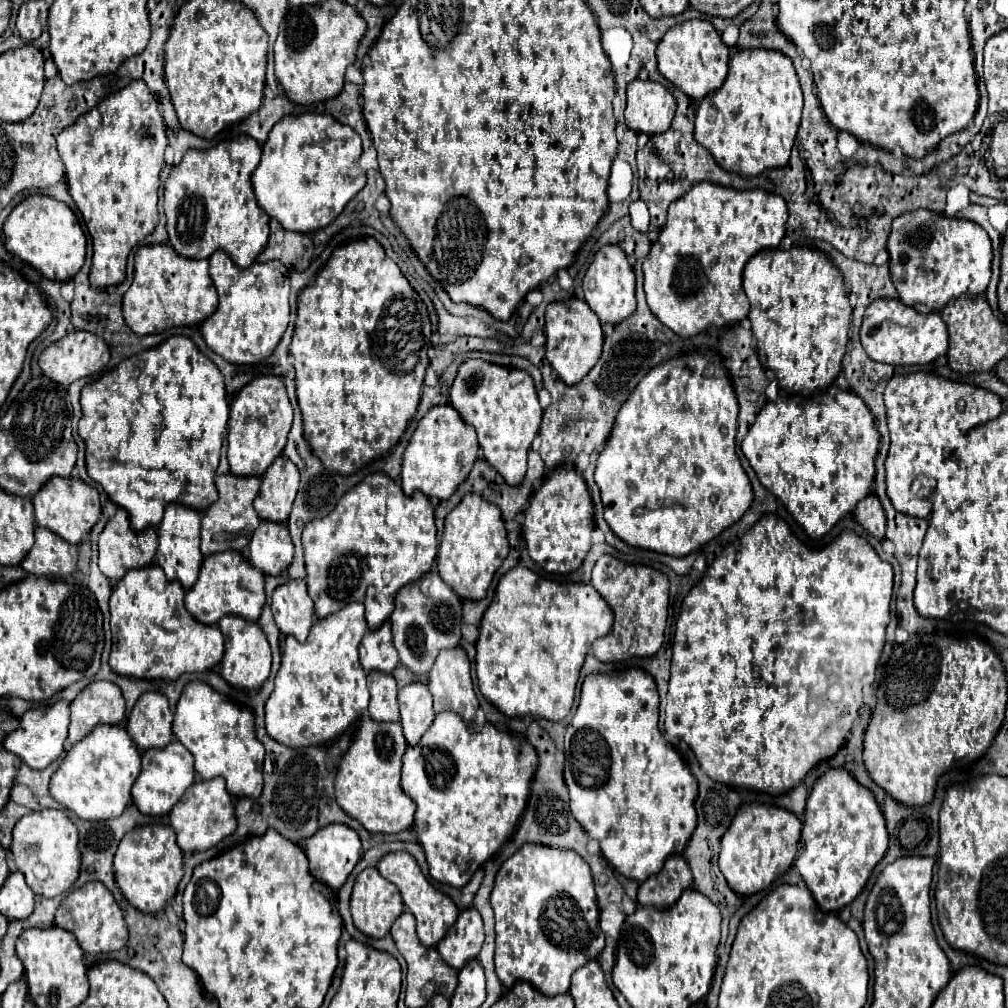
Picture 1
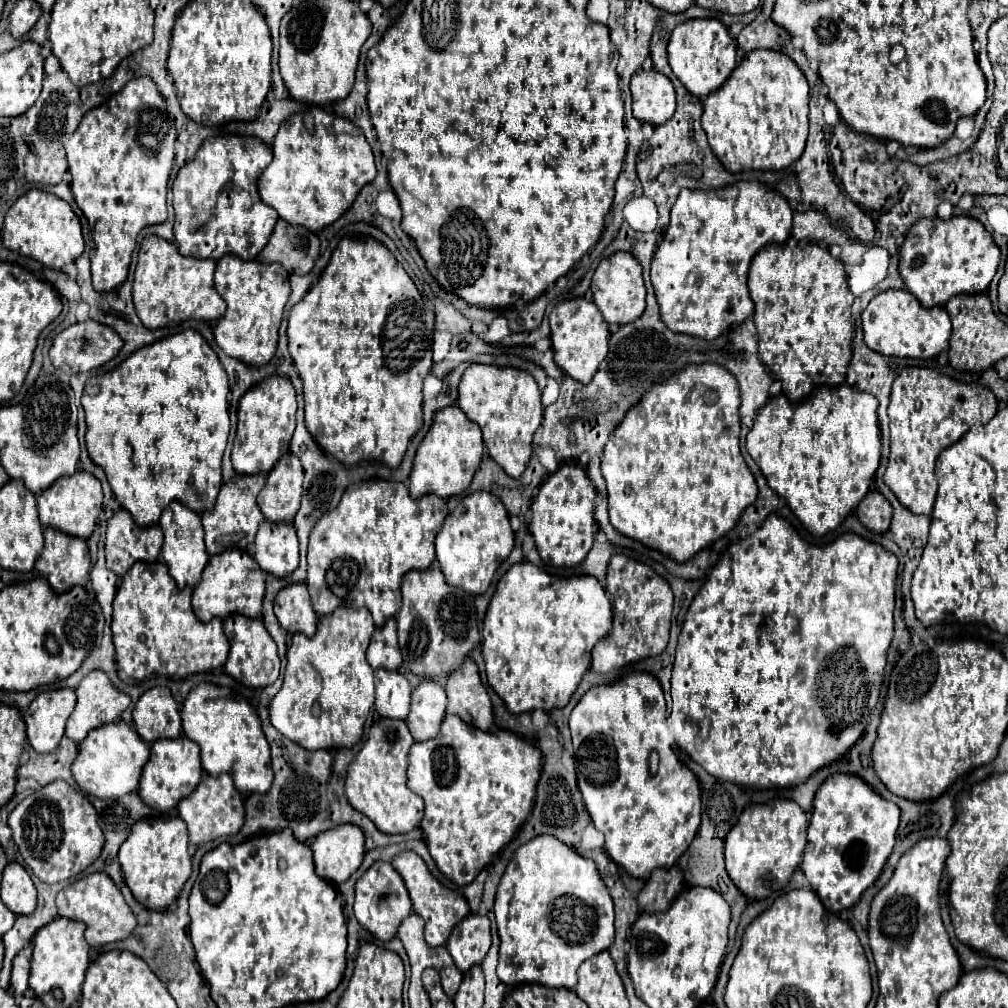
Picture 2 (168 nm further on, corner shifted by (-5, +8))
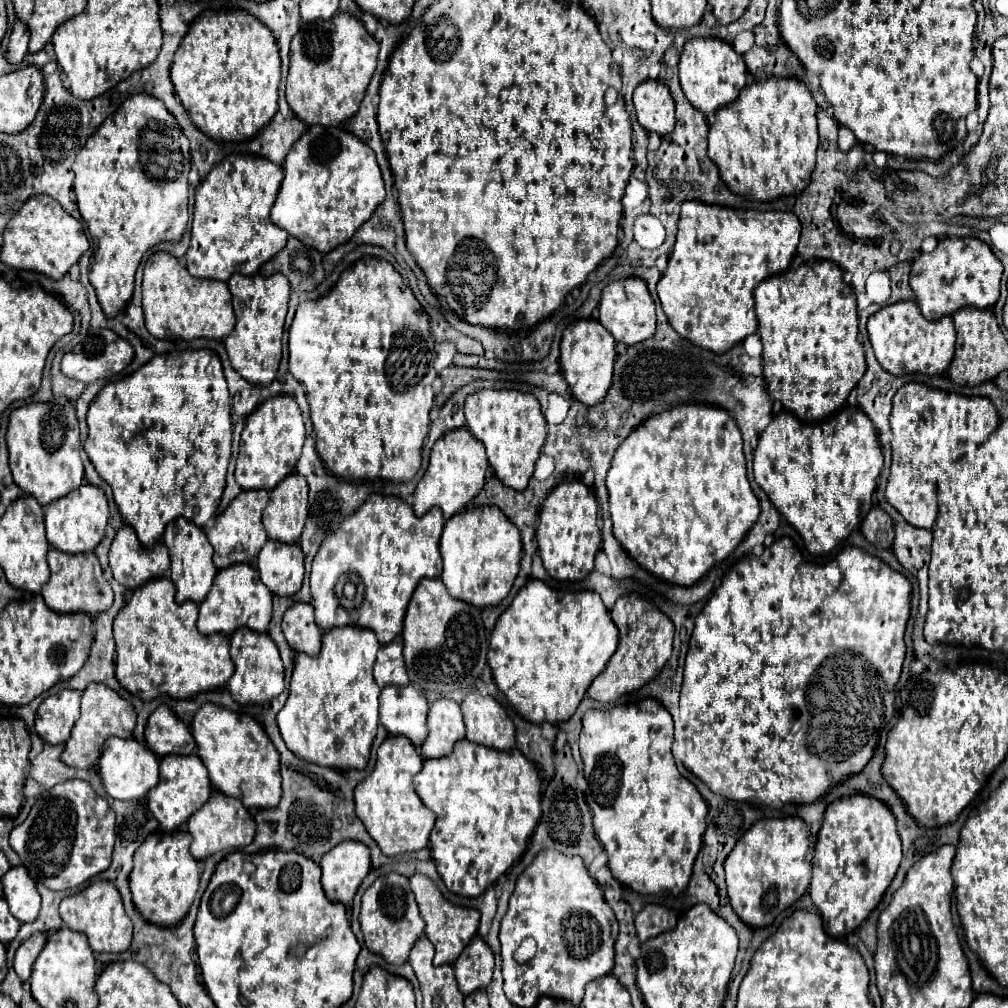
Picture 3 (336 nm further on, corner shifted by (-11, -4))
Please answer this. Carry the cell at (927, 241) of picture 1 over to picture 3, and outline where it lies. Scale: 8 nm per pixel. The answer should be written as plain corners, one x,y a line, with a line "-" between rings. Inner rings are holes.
942,238
934,252
920,254
912,262
910,288
926,320
940,320
952,316
964,306
992,308
1000,296
1002,262
994,256
990,246
978,238

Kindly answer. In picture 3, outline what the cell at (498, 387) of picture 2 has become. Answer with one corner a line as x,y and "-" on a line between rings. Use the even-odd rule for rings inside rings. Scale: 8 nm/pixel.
478,390
468,396
464,412
466,428
476,440
484,442
496,478
514,490
524,490
546,442
546,418
540,402
532,394
516,390

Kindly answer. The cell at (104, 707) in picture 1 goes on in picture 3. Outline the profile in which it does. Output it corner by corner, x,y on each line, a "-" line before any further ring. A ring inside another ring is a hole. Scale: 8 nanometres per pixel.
90,684
82,694
82,716
74,724
72,736
64,744
62,760
74,768
96,768
104,740
108,736
132,738
134,726
136,726
136,710
128,700
124,700
118,692
114,692
104,684

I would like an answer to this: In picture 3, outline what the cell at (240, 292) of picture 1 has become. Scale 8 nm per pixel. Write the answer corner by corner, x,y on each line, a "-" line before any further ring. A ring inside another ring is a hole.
280,272
268,278
260,274
250,274
250,276
232,274
232,278
228,280
228,288
232,294
232,306
236,314
236,326
232,334
224,340
230,364
244,380
266,386
276,378
278,364
280,364
284,318
290,300
288,280
284,280

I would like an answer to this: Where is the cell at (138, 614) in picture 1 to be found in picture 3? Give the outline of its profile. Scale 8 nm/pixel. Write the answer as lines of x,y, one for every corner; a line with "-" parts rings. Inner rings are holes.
168,576
148,580
148,584
132,592
114,620
116,678
122,688
142,700
152,700
158,694
190,698
198,692
224,686
235,671
228,654
230,638
224,634
200,634
196,628
198,604
178,604
174,594
176,590

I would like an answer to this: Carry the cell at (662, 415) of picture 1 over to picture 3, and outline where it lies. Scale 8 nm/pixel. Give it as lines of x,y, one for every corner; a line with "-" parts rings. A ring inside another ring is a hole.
688,404
688,406
674,406
664,412
652,414
644,424
640,424
616,450
612,466
606,476
606,486
610,494
610,518
614,524
614,538
622,544
622,548
628,552
630,558
634,558
640,566
644,566
648,572
660,576
666,582
678,584
678,586
692,586
696,584
716,562
724,560
748,534
748,530
756,524
760,516
760,502
756,494
750,488
748,476
746,476
746,462
742,452
742,434
738,424
732,420
732,416
726,410
720,410
718,406
700,406
700,404

